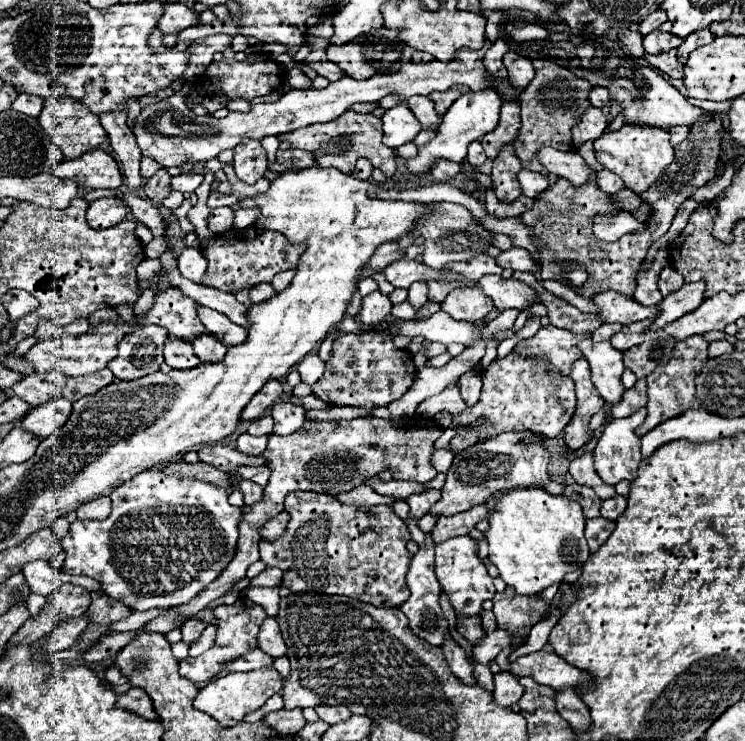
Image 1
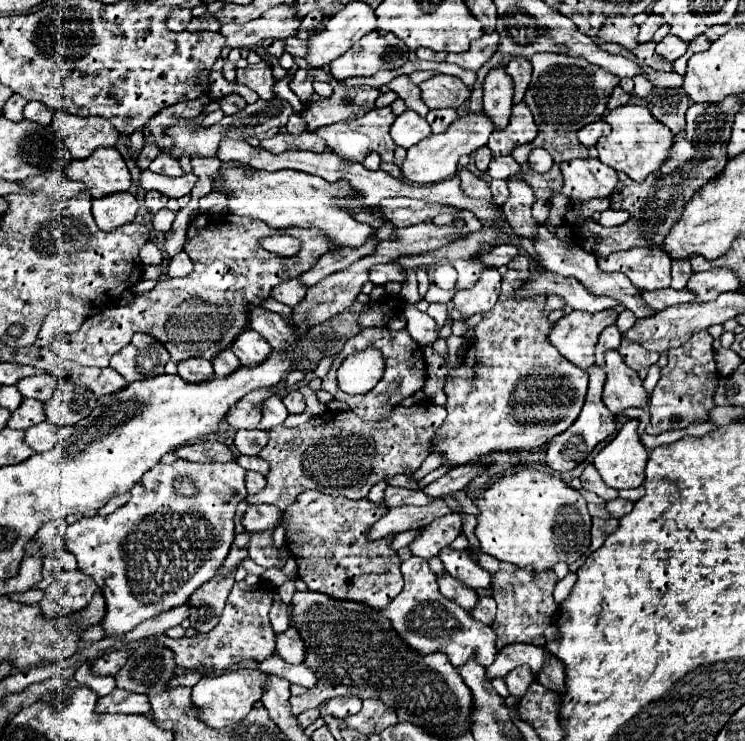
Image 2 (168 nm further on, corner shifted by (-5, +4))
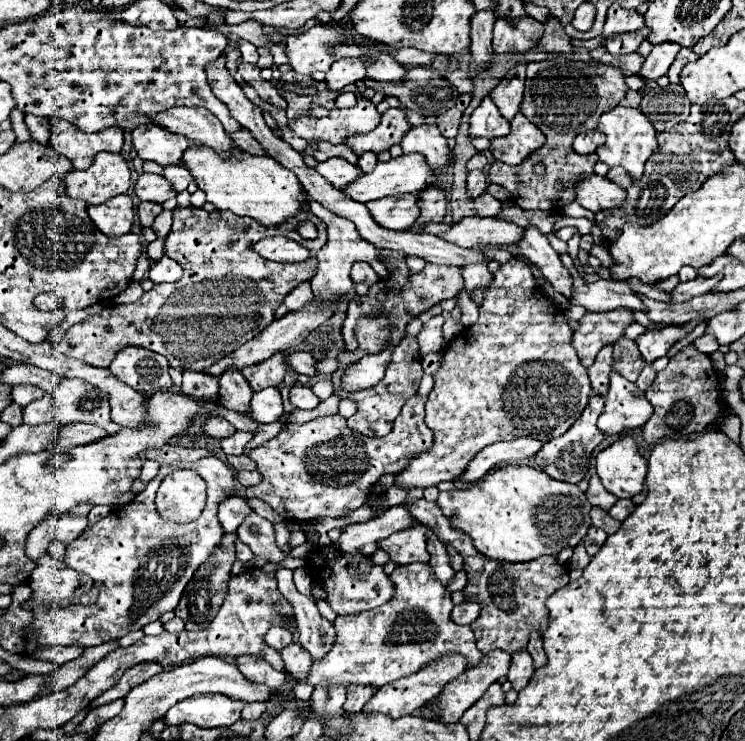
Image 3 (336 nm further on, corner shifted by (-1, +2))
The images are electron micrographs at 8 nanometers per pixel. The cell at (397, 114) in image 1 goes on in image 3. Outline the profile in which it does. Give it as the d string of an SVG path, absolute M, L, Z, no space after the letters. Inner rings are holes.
M422 124L422 126L412 126L402 142L400 142L404 154L408 152L420 152L426 156L426 162L434 168L440 170L448 164L448 144L446 138L440 134L436 126Z

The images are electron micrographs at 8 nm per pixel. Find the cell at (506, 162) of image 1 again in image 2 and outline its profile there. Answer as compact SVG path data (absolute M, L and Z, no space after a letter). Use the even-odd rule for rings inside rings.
M508 180L508 190L510 198L502 206L506 222L516 236L534 240L540 224L532 216L532 204L536 202L532 188L528 188L528 184L524 184L522 180Z

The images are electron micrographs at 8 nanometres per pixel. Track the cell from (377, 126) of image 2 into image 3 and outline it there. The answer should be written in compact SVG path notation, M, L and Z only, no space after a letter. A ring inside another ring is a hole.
M390 108L382 114L382 120L374 130L370 130L366 134L348 136L348 140L344 140L344 144L350 146L356 156L362 156L364 152L380 154L384 150L390 150L390 146L400 144L400 140L408 128L410 128L410 124L406 122L404 112L400 108Z

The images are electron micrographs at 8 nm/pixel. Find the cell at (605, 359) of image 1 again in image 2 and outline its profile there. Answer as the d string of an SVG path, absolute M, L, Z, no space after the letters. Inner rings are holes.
M616 350L606 352L606 384L602 402L612 412L612 416L624 414L626 408L646 408L648 394L642 380L634 370L630 370Z

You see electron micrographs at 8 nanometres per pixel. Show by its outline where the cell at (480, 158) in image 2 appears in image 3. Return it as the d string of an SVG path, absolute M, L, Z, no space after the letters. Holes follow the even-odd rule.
M472 170L472 172L468 172L468 194L472 196L472 198L476 198L476 196L480 196L484 190L486 190L486 176L484 176L484 172L482 170Z

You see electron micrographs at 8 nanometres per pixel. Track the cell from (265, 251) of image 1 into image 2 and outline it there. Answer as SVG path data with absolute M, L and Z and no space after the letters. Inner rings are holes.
M206 212L196 216L188 226L183 247L188 256L196 256L196 260L192 258L194 270L188 276L162 278L152 290L136 294L134 302L106 308L104 312L86 318L78 332L66 334L54 342L54 352L64 360L106 368L110 358L120 352L136 332L144 332L164 346L170 344L168 352L174 364L188 358L216 358L216 354L232 346L240 332L250 328L250 306L260 306L270 298L274 286L298 278L330 250L328 236L316 228L284 228L280 234L302 240L302 250L294 258L282 258L266 252L258 244L258 238L272 234L276 234L276 230L248 216L234 216L228 212ZM192 300L200 300L200 304L192 304Z

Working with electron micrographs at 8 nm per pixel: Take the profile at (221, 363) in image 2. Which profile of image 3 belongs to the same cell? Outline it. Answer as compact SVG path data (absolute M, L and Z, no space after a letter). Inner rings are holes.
M224 370L220 378L220 404L224 404L230 410L250 414L250 398L252 388L248 386L246 378L236 370Z

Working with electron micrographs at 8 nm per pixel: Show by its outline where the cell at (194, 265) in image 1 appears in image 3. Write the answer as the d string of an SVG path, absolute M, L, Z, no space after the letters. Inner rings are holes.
M162 256L158 262L152 264L150 272L148 272L148 278L154 282L154 284L160 284L160 282L176 282L182 278L182 268L176 260L168 258L168 256Z

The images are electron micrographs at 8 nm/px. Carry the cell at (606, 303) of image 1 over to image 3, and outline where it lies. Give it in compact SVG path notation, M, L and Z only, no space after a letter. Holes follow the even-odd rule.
M720 274L714 276L714 278L694 278L690 282L684 282L684 284L678 284L676 290L670 292L670 304L676 304L676 302L686 302L688 298L694 298L694 296L700 296L700 294L706 294L714 288L714 284L720 280Z

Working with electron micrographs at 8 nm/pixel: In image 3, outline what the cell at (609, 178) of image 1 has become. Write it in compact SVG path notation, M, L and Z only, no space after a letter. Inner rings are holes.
M592 174L588 178L582 178L576 184L576 202L592 212L618 208L622 206L624 198L626 198L626 192L614 182L610 182L606 176Z

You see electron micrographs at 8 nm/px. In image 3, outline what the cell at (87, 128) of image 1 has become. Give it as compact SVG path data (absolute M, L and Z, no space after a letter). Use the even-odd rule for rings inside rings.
M62 118L50 120L52 132L52 146L58 154L72 160L74 168L84 170L92 164L94 156L102 150L106 152L120 152L122 150L122 130L110 128L96 134L86 134L72 126Z

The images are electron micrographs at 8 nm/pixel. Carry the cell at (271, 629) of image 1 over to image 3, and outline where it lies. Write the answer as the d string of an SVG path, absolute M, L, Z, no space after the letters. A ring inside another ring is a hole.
M292 642L288 644L286 648L280 650L280 656L284 660L284 666L286 666L286 672L294 674L296 678L304 680L304 676L308 674L310 670L310 664L312 664L312 656L308 654L308 650L304 650L300 644Z

